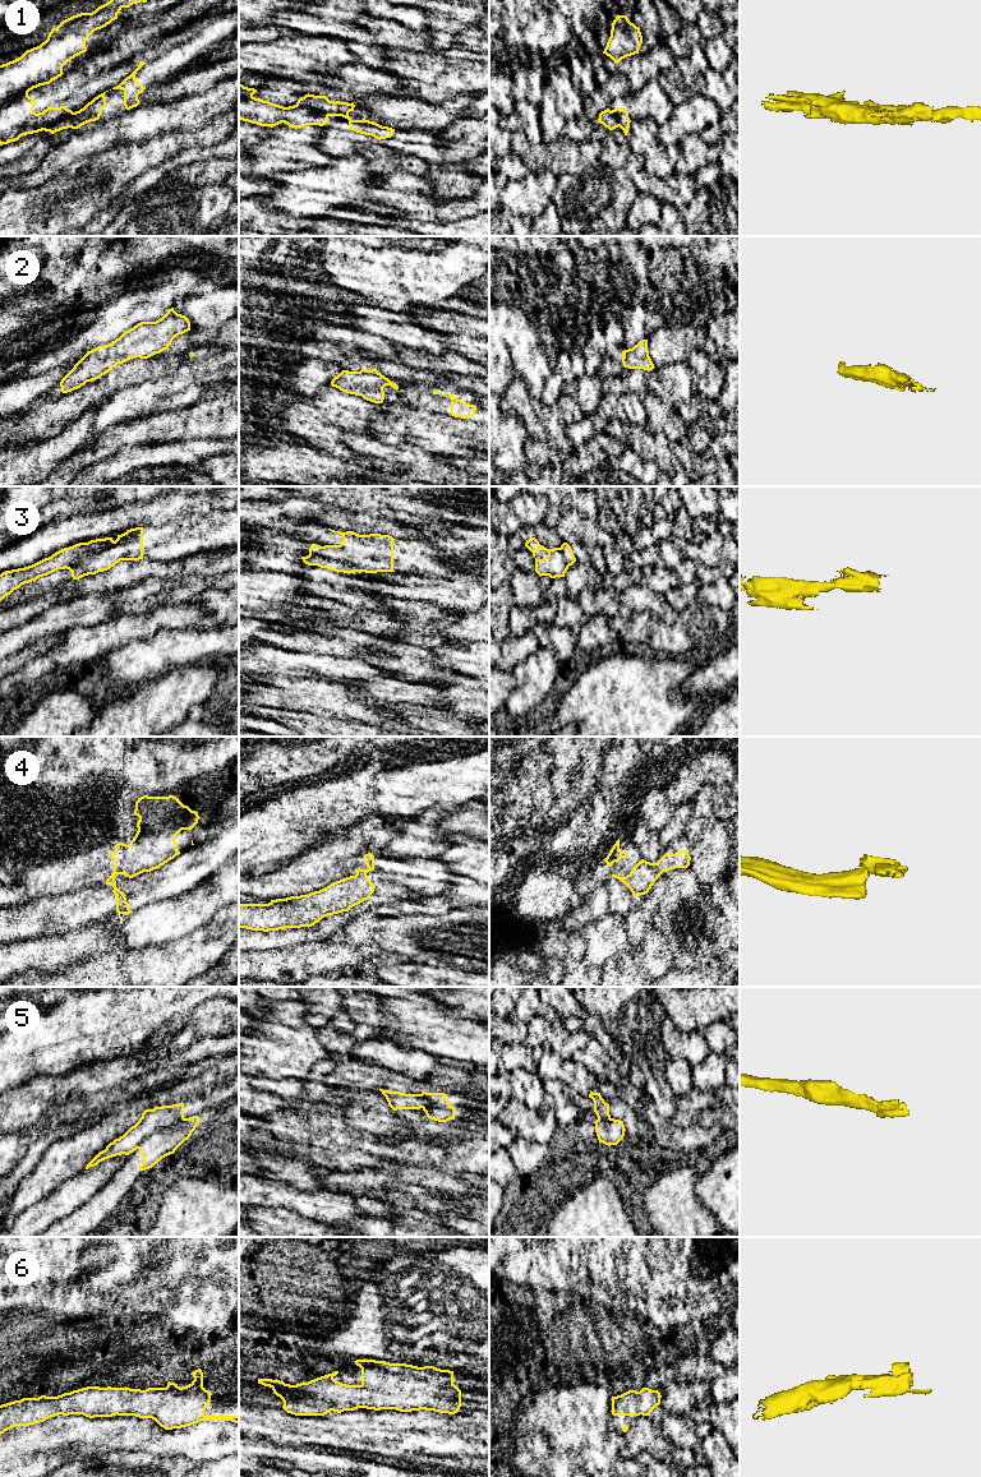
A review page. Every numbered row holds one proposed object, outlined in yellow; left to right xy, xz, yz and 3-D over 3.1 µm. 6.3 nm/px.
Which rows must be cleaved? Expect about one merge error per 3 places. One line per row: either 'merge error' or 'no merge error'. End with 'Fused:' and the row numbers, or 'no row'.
1: merge error
2: no merge error
3: merge error
4: merge error
5: merge error
6: no merge error
Fused: 1, 3, 4, 5

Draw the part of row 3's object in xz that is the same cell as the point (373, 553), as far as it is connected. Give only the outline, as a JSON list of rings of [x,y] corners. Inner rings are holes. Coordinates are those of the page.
[[[331,529],[328,530],[340,534],[344,541],[340,545],[324,545],[324,546],[312,544],[309,548],[310,555],[318,555],[322,558],[328,558],[328,559],[349,563],[353,566],[358,566],[365,573],[395,572],[393,571],[393,540],[395,539],[392,536],[381,535],[381,534],[359,535],[354,531],[340,532]]]

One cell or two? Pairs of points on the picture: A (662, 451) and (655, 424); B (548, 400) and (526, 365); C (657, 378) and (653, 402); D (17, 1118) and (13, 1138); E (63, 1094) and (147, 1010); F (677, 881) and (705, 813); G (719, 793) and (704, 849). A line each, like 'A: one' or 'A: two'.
A: two
B: two
C: two
D: two
E: two
F: two
G: one

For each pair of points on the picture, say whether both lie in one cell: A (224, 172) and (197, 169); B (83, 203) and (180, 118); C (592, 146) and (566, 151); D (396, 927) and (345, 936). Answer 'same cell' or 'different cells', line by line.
A: same cell
B: different cells
C: same cell
D: same cell

